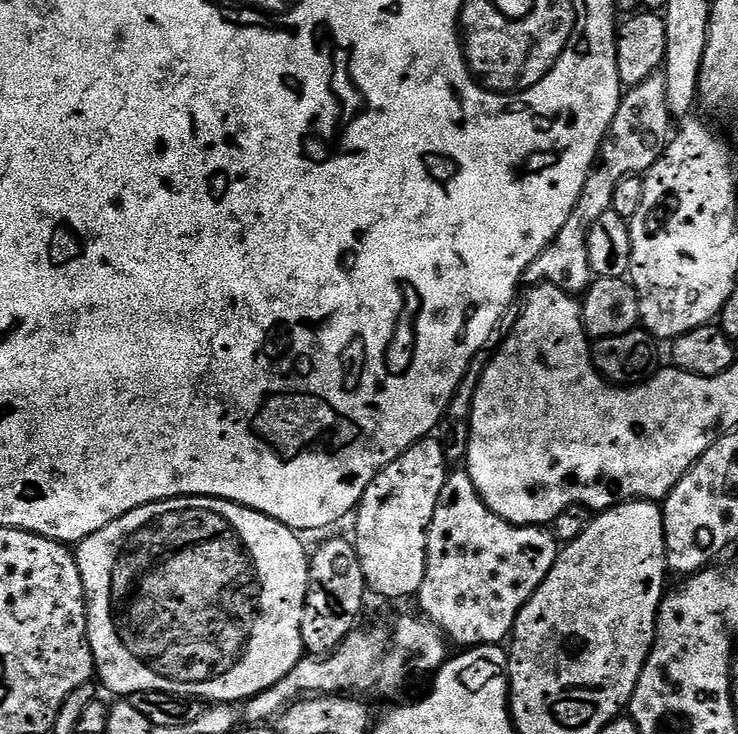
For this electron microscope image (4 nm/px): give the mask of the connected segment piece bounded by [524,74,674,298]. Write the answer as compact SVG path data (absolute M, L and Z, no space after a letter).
M657 74L646 78L642 86L627 89L621 95L618 114L610 126L607 138L602 142L596 162L592 165L586 178L586 186L582 186L582 194L570 214L566 218L566 226L558 230L554 242L525 270L524 280L532 286L541 284L557 284L563 292L580 298L592 286L593 275L590 270L590 253L586 250L586 240L590 234L590 226L602 214L612 211L614 192L622 182L631 176L643 177L658 162L658 158L668 149L668 141L674 135L674 117L666 98L666 82L663 75Z

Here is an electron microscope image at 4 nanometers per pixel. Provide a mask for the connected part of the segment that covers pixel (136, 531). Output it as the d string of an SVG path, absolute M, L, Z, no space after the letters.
M179 496L173 500L159 500L157 504L130 510L130 514L98 530L98 534L90 534L90 538L75 545L74 555L82 574L84 599L88 606L87 639L92 647L98 680L100 676L99 683L104 683L116 698L131 698L135 692L169 692L171 696L195 696L213 705L236 706L282 682L282 678L286 678L286 674L290 674L290 670L294 670L306 655L300 623L308 589L310 556L307 551L304 553L304 544L300 540L303 539L282 522L252 508L243 508L240 504L213 496Z

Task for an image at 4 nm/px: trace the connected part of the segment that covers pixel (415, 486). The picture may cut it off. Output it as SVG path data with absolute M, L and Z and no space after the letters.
M425 438L419 440L413 448L408 448L394 462L390 462L390 466L381 470L372 479L370 486L366 486L366 494L362 494L360 506L354 513L354 543L369 593L377 592L388 600L404 600L407 596L415 597L419 593L422 578L426 574L428 531L432 525L434 510L438 506L438 494L442 494L442 486L449 471L448 456L444 453L443 446L436 438Z

